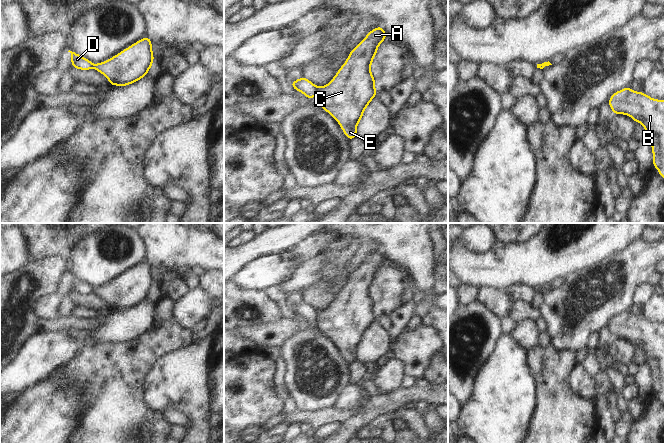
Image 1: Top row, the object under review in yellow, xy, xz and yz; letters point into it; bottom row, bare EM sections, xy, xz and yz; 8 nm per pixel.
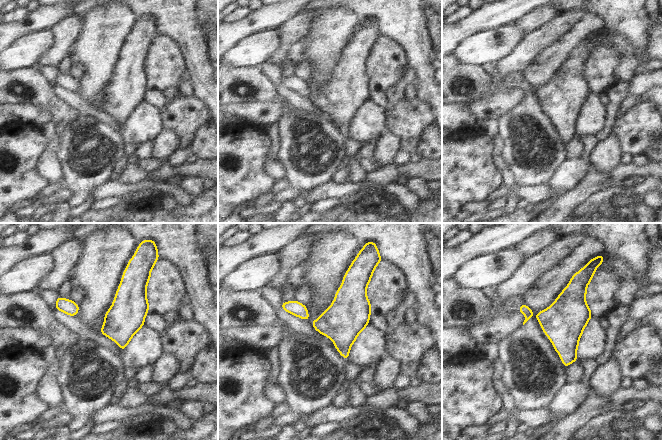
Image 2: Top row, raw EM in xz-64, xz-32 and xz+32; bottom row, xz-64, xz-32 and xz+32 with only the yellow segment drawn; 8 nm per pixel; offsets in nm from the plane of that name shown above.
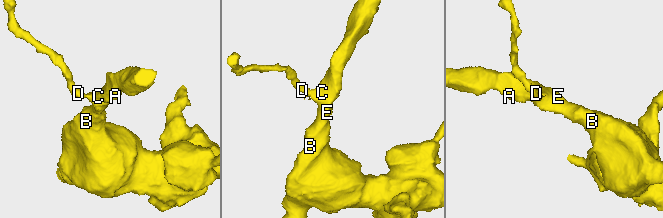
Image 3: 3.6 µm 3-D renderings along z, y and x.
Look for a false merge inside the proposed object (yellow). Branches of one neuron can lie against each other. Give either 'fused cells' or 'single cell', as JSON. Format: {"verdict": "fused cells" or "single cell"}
{"verdict": "fused cells"}

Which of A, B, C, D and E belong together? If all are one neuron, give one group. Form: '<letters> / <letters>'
A B C E / D

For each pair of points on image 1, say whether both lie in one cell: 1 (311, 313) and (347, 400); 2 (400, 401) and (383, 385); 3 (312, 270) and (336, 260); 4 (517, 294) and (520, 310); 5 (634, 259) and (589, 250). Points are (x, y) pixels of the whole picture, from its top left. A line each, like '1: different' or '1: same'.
1: different
2: different
3: different
4: different
5: different

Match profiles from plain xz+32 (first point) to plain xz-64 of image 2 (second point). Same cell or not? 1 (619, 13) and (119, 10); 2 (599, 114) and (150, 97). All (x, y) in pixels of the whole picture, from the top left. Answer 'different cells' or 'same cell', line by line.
1: different cells
2: different cells

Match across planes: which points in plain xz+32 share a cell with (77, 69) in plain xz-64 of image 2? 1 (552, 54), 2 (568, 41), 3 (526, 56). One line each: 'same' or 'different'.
1: same
2: same
3: different

